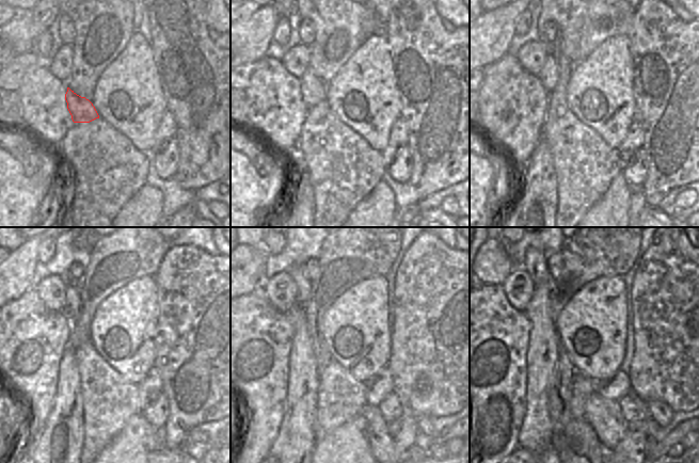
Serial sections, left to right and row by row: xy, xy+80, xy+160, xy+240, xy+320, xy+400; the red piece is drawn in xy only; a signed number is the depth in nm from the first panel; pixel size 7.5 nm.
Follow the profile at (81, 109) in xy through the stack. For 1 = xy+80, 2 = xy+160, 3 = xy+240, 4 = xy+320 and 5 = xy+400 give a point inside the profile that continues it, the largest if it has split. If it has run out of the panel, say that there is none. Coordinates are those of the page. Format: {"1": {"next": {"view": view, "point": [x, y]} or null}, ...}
{"1": {"next": {"view": "xy+80", "point": [313, 90]}}, "2": {"next": {"view": "xy+160", "point": [549, 76]}}, "3": {"next": {"view": "xy+240", "point": [69, 310]}}, "4": {"next": {"view": "xy+320", "point": [303, 284]}}, "5": {"next": {"view": "xy+400", "point": [536, 264]}}}

